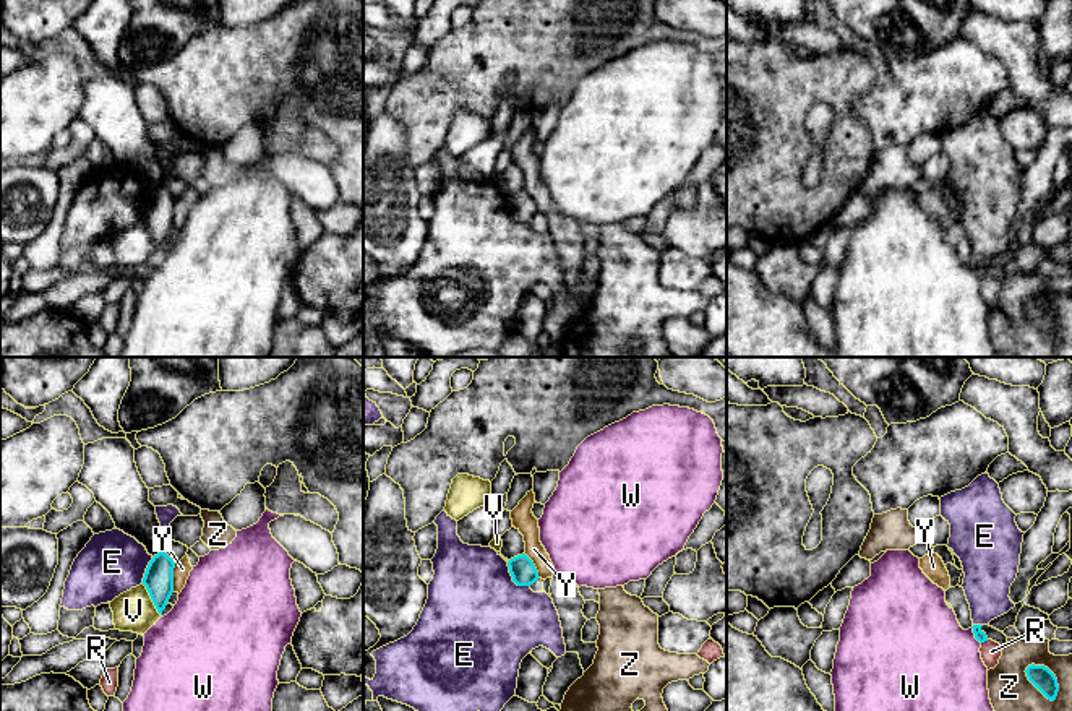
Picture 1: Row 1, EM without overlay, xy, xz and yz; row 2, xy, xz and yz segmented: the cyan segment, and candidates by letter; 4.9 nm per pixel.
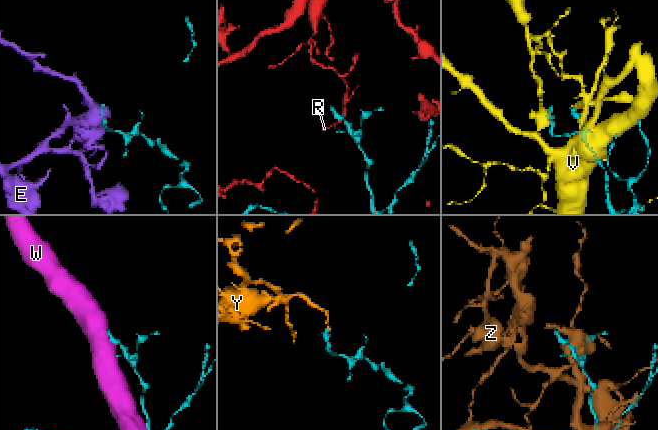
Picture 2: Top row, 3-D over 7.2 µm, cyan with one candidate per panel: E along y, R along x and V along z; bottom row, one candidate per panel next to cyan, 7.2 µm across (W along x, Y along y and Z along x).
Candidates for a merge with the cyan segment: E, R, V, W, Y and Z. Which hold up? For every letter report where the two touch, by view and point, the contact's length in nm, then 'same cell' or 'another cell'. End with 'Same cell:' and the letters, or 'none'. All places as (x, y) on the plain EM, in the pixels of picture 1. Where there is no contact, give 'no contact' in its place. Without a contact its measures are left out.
E: xz (513, 216) | 170 nm | another cell
R: yz (985, 276) | 40 nm | another cell
V: xy (151, 234) | 190 nm | another cell
W: yz (975, 271) | 100 nm | another cell
Y: xy (172, 215) | 140 nm | another cell
Z: yz (1033, 320) | 220 nm | another cell
Same cell: none

